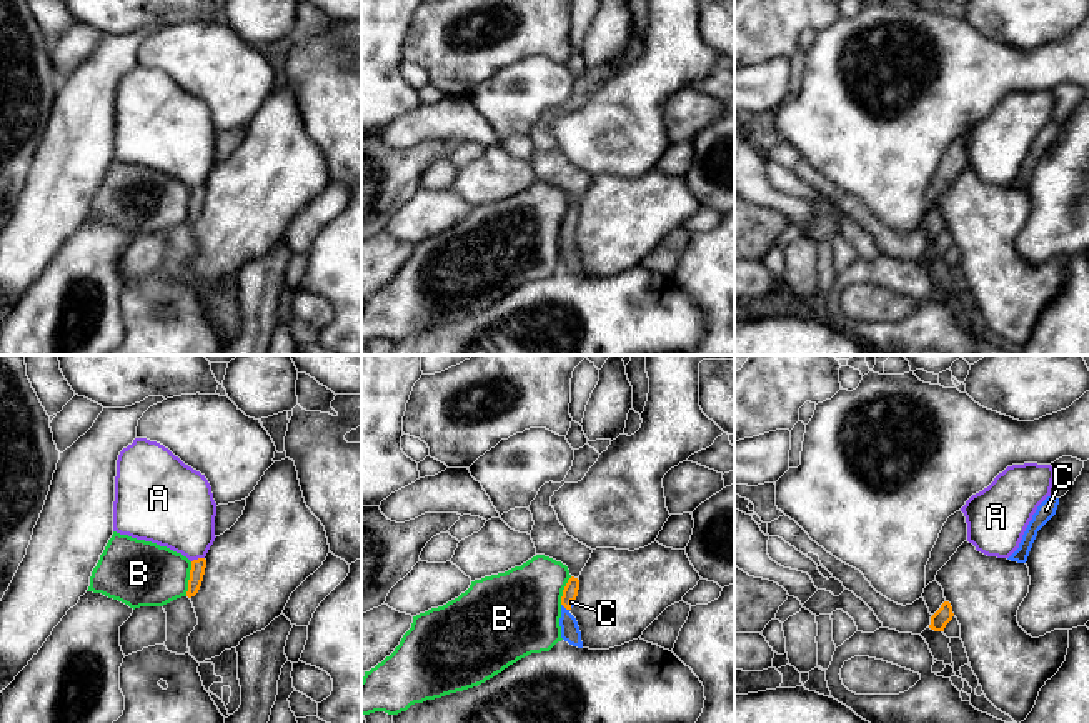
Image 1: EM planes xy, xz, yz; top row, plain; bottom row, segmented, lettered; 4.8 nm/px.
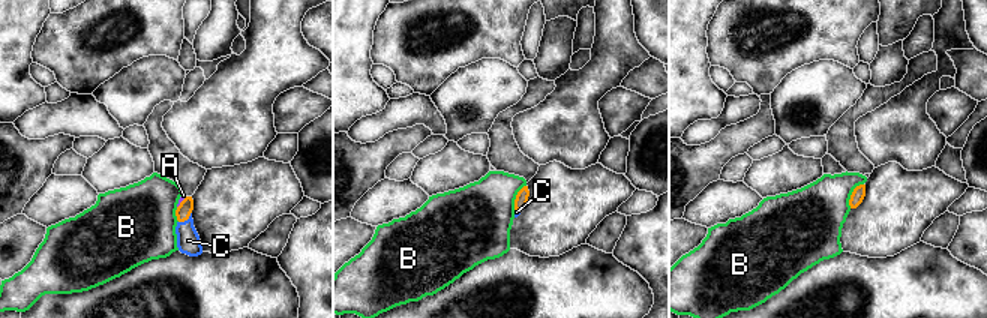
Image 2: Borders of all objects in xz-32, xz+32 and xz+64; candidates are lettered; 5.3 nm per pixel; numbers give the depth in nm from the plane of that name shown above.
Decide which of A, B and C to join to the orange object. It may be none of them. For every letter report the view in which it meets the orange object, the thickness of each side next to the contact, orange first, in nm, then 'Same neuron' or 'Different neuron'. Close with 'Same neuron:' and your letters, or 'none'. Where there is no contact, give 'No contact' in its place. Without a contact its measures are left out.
A: Touches orange in xy. Thickness 70 nm (orange) against 360 nm. Different neuron
B: Touches orange in xy. Thickness 70 nm (orange) against 320 nm. Different neuron
C: Touches orange in xz. Thickness 70 nm (orange) against 20 nm. Same neuron
Same neuron: C

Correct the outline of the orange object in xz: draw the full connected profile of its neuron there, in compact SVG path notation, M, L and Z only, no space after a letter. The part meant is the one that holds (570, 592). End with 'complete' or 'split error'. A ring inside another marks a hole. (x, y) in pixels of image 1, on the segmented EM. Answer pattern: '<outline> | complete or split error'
M571 576L563 590L561 596L561 618L559 618L559 626L561 626L561 638L568 641L573 646L583 648L581 641L581 631L578 626L576 618L569 613L569 610L574 606L574 600L578 596L579 590L579 580Z | split error

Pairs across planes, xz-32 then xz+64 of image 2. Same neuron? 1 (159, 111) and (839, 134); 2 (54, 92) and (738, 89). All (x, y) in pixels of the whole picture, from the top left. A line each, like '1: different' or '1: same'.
1: same
2: same

